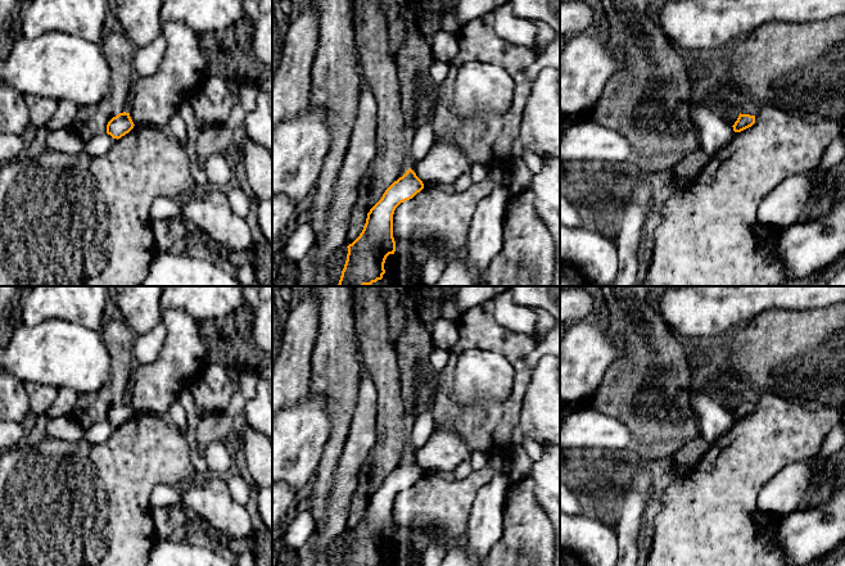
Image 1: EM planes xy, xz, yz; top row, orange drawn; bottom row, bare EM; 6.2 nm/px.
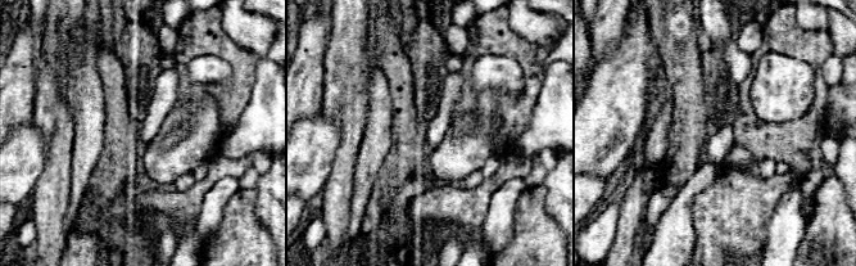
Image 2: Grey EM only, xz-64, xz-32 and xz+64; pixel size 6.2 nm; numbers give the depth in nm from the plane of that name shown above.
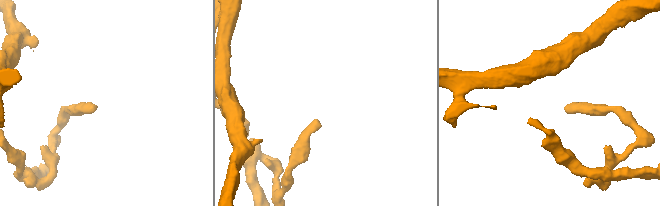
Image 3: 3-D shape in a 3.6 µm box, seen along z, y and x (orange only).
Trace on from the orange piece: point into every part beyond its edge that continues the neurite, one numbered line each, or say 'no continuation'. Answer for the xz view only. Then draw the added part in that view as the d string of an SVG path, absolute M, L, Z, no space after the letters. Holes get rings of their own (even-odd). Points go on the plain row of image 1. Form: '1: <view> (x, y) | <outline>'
no continuation

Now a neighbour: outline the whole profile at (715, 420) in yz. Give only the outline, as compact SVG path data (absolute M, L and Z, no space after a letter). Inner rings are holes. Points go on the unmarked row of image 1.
M688 388L688 402L700 417L702 439L713 444L733 425L735 418L706 388Z

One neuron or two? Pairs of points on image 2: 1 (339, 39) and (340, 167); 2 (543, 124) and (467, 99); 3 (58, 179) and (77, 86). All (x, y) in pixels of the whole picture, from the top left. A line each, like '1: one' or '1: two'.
1: one
2: two
3: two

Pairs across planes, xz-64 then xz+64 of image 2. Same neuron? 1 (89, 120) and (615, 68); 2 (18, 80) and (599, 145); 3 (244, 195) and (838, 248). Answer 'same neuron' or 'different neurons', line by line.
1: different neurons
2: different neurons
3: same neuron

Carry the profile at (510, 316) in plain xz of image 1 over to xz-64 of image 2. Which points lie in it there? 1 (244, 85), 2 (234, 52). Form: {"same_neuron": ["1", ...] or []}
{"same_neuron": []}

